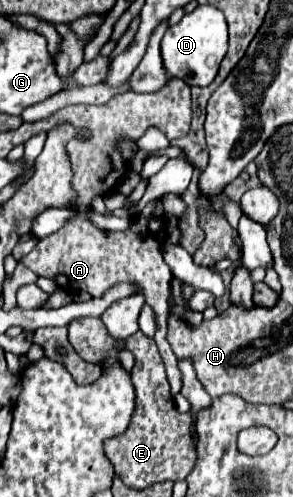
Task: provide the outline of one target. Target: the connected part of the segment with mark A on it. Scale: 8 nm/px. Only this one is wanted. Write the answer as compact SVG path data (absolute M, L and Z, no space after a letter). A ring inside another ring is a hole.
M75 217L65 227L47 235L37 243L37 247L21 257L21 263L29 267L39 277L49 277L59 283L59 287L67 291L89 291L93 297L101 297L105 291L119 283L135 283L137 293L145 297L147 305L155 311L157 330L155 343L159 345L159 353L165 363L167 379L171 385L171 395L181 391L181 373L177 369L177 359L167 343L167 297L170 296L171 271L161 257L161 243L165 233L165 223L153 217L135 217L131 227L125 233L113 233L93 227L83 217ZM49 253L49 255L45 255Z

